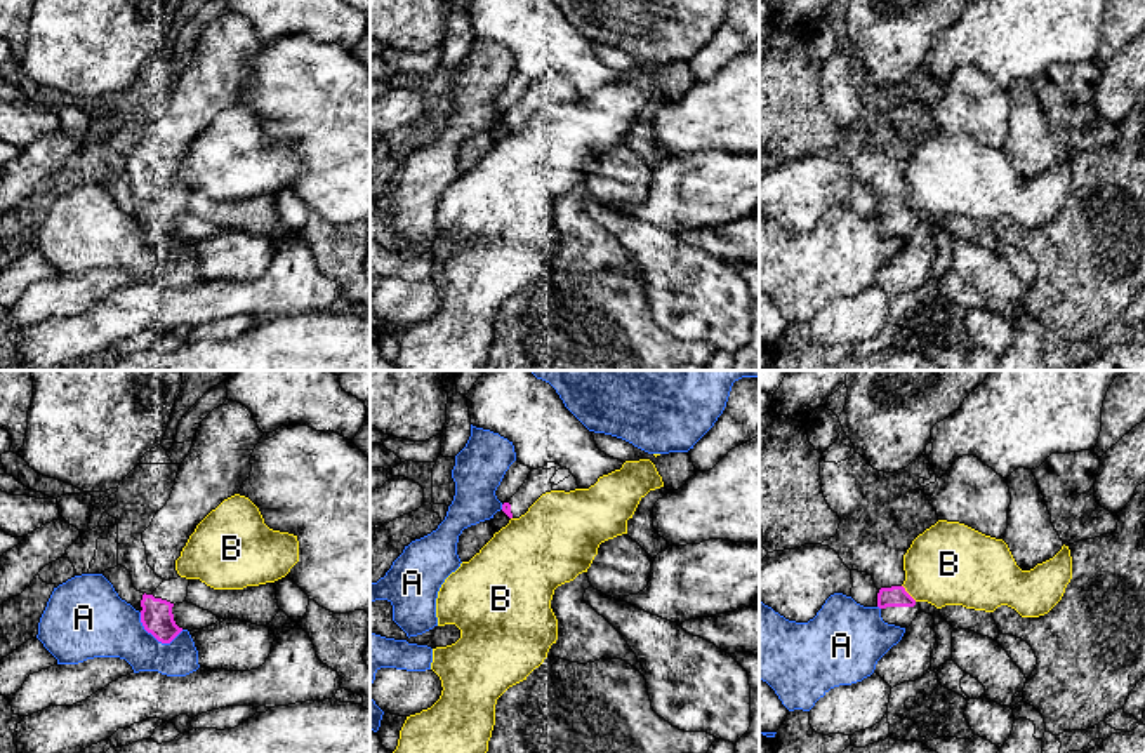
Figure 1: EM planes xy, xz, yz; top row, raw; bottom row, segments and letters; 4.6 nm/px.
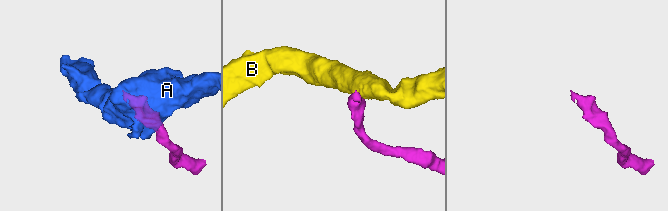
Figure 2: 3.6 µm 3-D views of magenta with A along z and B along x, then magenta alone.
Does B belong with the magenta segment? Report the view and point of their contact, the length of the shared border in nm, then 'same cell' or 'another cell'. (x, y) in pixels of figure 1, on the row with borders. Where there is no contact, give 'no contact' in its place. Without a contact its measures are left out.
yz (907, 593) | 100 nm | another cell

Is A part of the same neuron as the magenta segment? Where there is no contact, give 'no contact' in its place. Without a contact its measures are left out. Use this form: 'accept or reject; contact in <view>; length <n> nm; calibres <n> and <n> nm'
reject; contact in xy; length 220 nm; calibres 150 and 280 nm

